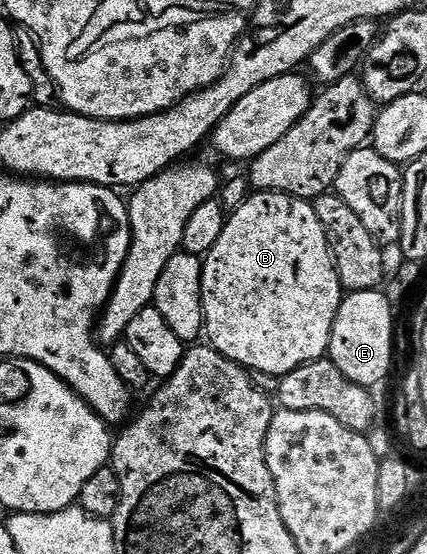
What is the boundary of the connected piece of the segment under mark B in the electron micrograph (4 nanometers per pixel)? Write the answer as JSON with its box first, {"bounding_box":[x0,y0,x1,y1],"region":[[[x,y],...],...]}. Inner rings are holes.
{"bounding_box":[201,192,345,380],"region":[[[262,192],[252,193],[247,202],[241,204],[241,208],[230,211],[225,224],[225,232],[221,232],[217,244],[213,244],[213,248],[203,258],[201,292],[203,293],[203,324],[206,341],[214,346],[217,352],[221,352],[229,360],[242,366],[244,370],[254,372],[256,375],[272,374],[272,379],[275,380],[282,378],[284,374],[293,372],[293,368],[301,368],[327,354],[333,332],[333,320],[337,316],[337,308],[343,303],[345,297],[343,285],[337,276],[335,256],[331,253],[330,244],[327,243],[327,233],[323,230],[323,222],[317,220],[314,205],[306,198],[295,198],[291,194],[264,194]]]}

